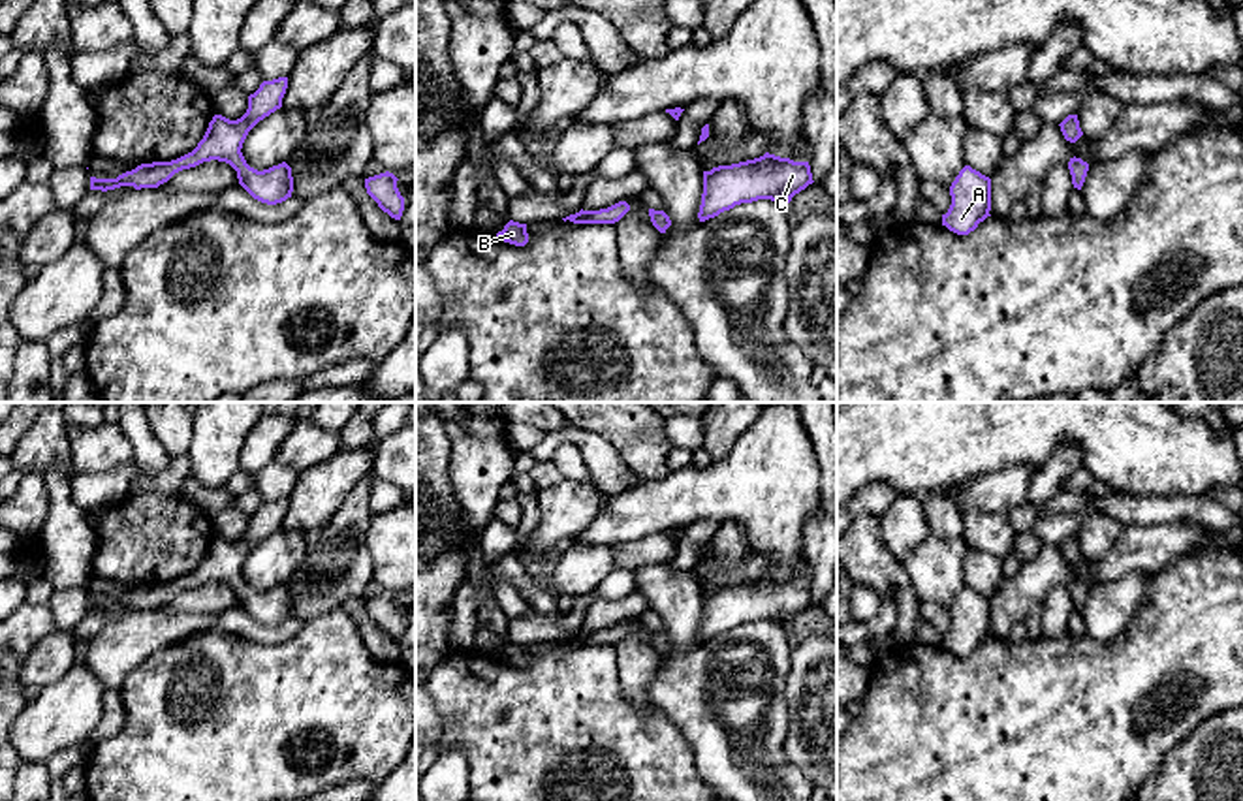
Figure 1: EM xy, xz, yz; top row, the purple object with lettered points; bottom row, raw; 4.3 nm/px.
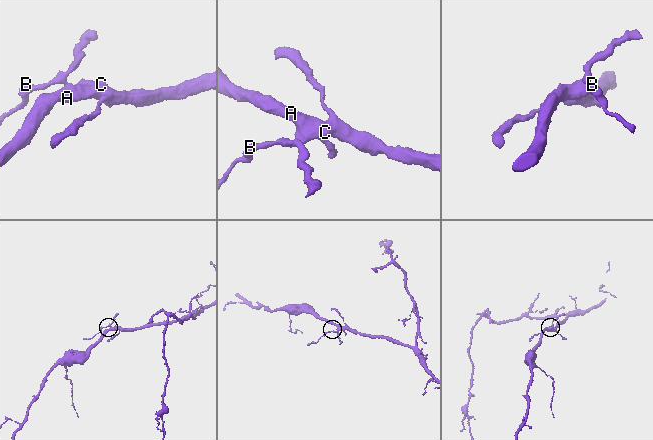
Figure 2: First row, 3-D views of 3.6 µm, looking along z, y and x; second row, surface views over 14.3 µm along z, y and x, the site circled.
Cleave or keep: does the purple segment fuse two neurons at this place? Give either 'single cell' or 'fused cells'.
fused cells

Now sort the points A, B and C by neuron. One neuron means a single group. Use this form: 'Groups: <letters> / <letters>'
Groups: A C / B

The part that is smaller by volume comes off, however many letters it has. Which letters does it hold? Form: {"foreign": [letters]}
{"foreign": ["B"]}

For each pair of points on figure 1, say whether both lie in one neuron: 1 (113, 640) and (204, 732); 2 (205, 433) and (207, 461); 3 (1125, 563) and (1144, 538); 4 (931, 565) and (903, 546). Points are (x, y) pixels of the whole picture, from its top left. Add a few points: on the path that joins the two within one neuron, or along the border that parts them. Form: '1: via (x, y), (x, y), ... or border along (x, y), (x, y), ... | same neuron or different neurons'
1: border along (177, 643), (168, 643), (145, 657), (119, 687) | different neurons
2: via (207, 440), (207, 454) | same neuron
3: via (1125, 557), (1138, 544) | same neuron
4: border along (931, 534), (901, 561) | different neurons

